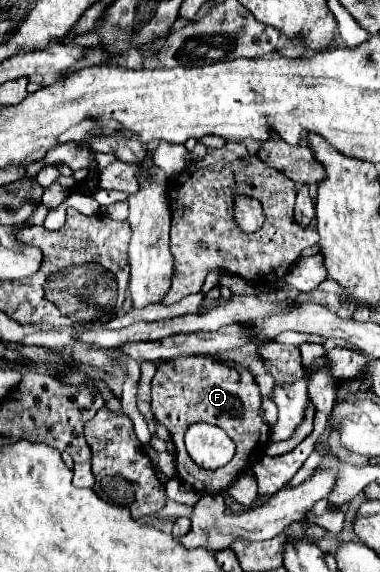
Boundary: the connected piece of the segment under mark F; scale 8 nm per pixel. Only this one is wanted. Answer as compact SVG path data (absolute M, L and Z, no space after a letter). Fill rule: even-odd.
M176 357L160 363L152 379L152 413L156 421L168 429L172 443L176 445L176 469L180 481L194 487L198 493L210 493L210 483L218 483L218 477L234 477L238 469L252 463L264 449L262 435L270 435L270 427L262 419L260 403L262 397L256 377L246 369L234 371L210 357ZM192 423L218 425L236 443L236 455L226 467L206 471L194 463L186 463L184 433Z

